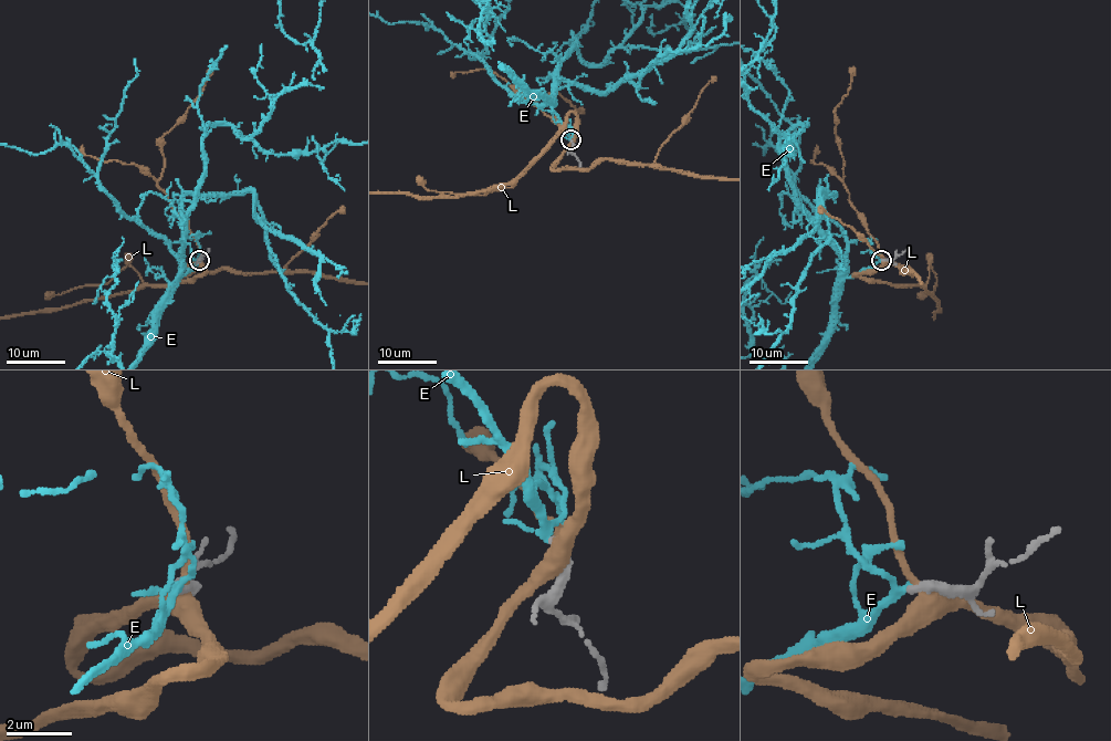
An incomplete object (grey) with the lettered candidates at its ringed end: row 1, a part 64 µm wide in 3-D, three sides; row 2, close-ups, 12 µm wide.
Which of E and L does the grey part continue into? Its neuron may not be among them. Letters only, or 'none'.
none

